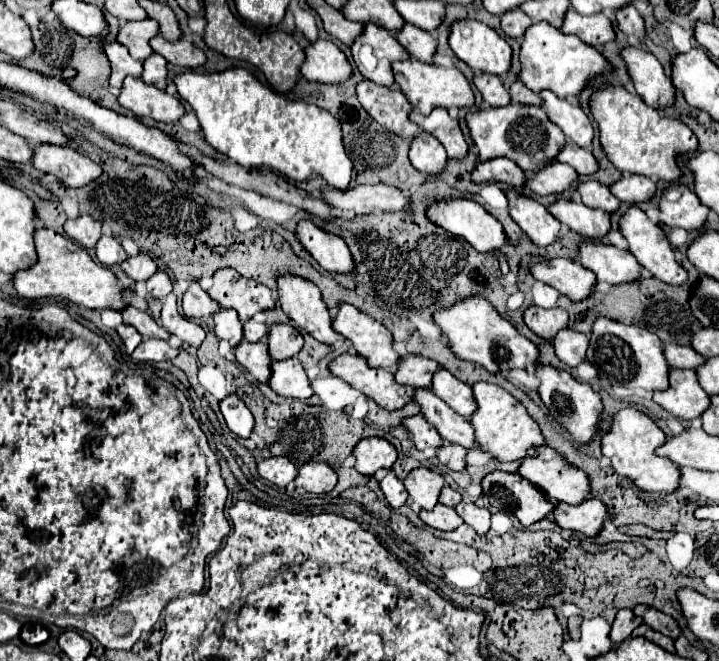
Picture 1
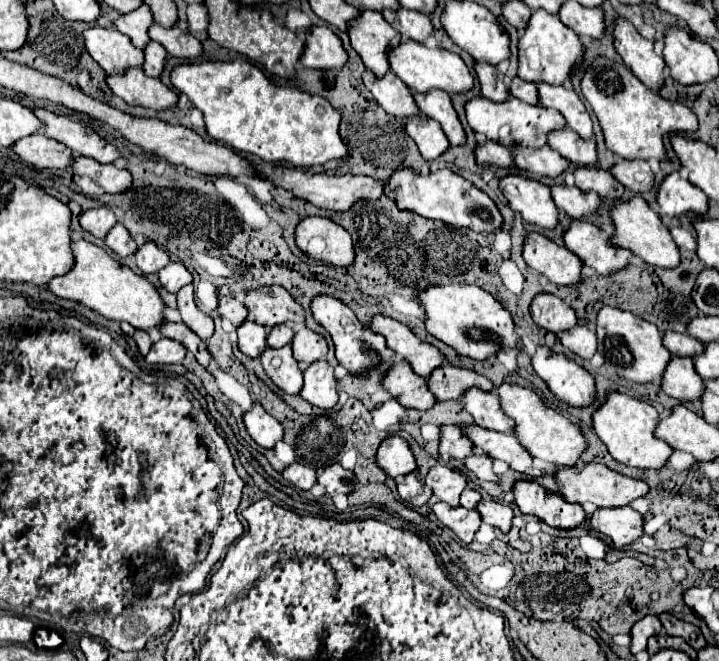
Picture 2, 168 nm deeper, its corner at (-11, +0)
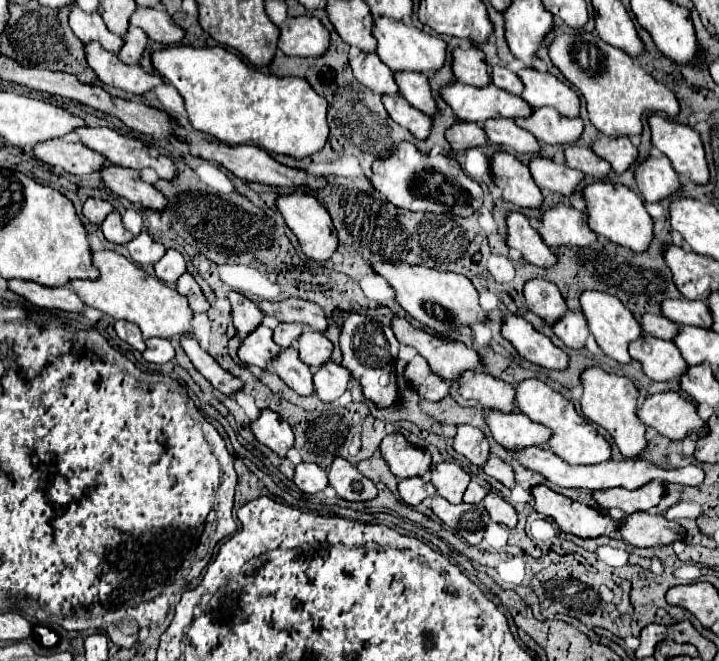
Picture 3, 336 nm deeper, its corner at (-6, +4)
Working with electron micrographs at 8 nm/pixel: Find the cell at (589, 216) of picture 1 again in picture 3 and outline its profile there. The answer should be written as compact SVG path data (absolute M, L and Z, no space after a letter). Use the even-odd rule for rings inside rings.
M532 156L528 168L530 168L536 184L542 190L546 188L550 192L558 192L558 194L568 196L578 186L582 186L584 174L580 170L574 170L574 168L570 168L566 164L558 164L552 158Z

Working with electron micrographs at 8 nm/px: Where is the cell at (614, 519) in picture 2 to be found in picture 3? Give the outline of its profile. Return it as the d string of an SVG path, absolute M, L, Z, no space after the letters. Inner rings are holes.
M638 512L632 516L622 516L620 534L624 542L638 548L652 548L658 544L672 544L682 540L686 530L678 522L670 522L660 514Z

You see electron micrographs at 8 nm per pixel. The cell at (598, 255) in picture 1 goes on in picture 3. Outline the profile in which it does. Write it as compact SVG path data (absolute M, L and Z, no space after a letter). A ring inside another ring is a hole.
M556 204L548 208L540 220L542 220L542 228L538 228L538 232L550 248L602 246L596 234L588 228L586 214L568 204Z

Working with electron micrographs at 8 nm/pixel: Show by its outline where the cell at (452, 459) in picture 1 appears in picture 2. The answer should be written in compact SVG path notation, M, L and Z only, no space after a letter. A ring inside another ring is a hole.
M471 454L463 460L465 468L469 472L473 472L479 480L491 480L491 482L497 482L497 474L493 472L491 468L491 458L487 454Z

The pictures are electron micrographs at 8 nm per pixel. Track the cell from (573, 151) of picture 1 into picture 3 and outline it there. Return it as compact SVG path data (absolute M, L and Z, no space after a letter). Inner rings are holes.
M550 106L532 108L532 114L526 118L514 120L518 126L530 130L542 144L574 144L582 134L582 120L562 116Z

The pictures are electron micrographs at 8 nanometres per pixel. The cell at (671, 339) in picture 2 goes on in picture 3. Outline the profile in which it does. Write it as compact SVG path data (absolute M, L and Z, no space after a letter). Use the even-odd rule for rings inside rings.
M642 314L638 322L646 334L652 334L662 340L674 340L678 332L678 324L670 322L666 316L660 316L660 314Z

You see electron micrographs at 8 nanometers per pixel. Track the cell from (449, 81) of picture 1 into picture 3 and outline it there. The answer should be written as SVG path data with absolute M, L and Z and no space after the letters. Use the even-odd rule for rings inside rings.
M376 16L374 18L374 38L378 40L376 54L380 60L392 70L414 70L414 72L434 72L444 64L446 58L446 42L418 30L412 24L406 24L402 20L392 20L386 16Z

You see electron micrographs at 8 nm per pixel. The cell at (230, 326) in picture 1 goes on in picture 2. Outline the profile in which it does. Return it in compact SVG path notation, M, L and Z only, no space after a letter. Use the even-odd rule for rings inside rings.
M245 320L239 328L237 328L237 336L239 336L239 350L251 358L257 358L261 354L261 350L265 350L267 342L267 328L259 326L257 322Z

